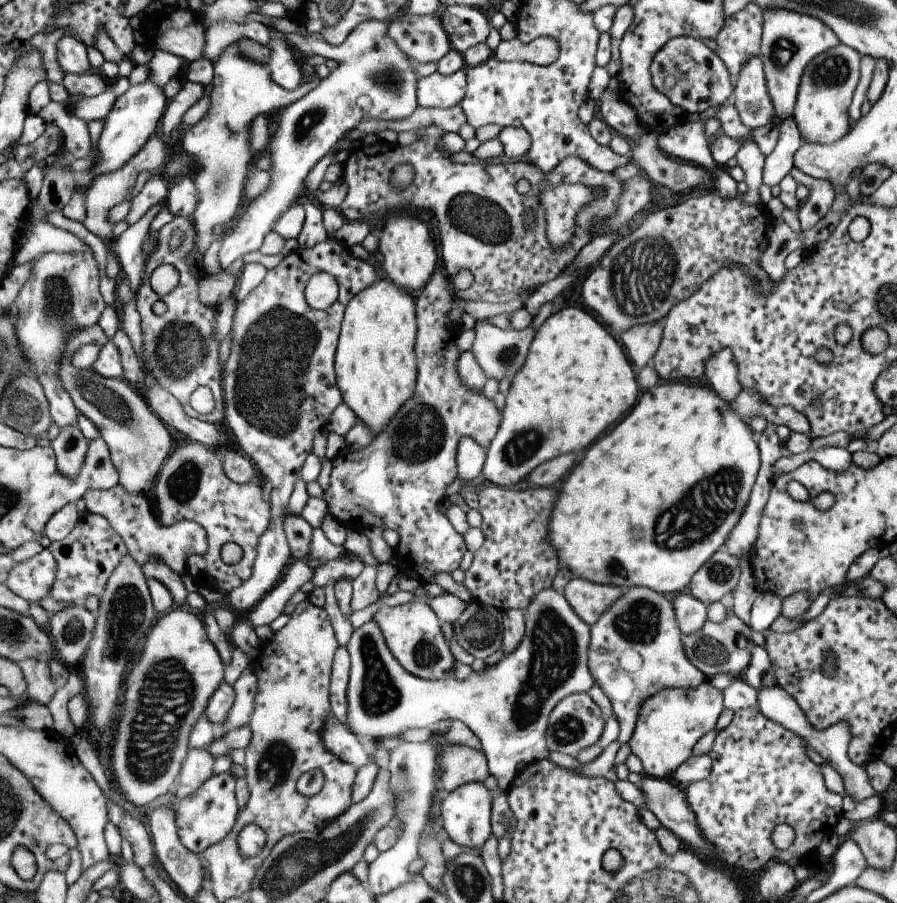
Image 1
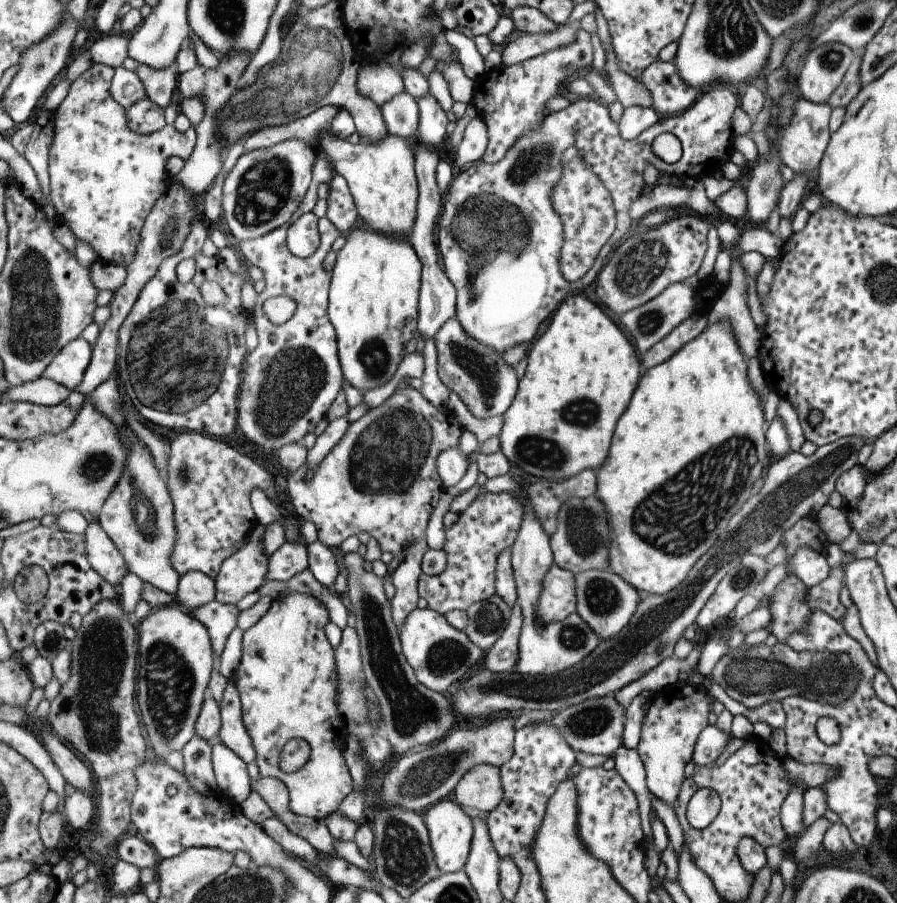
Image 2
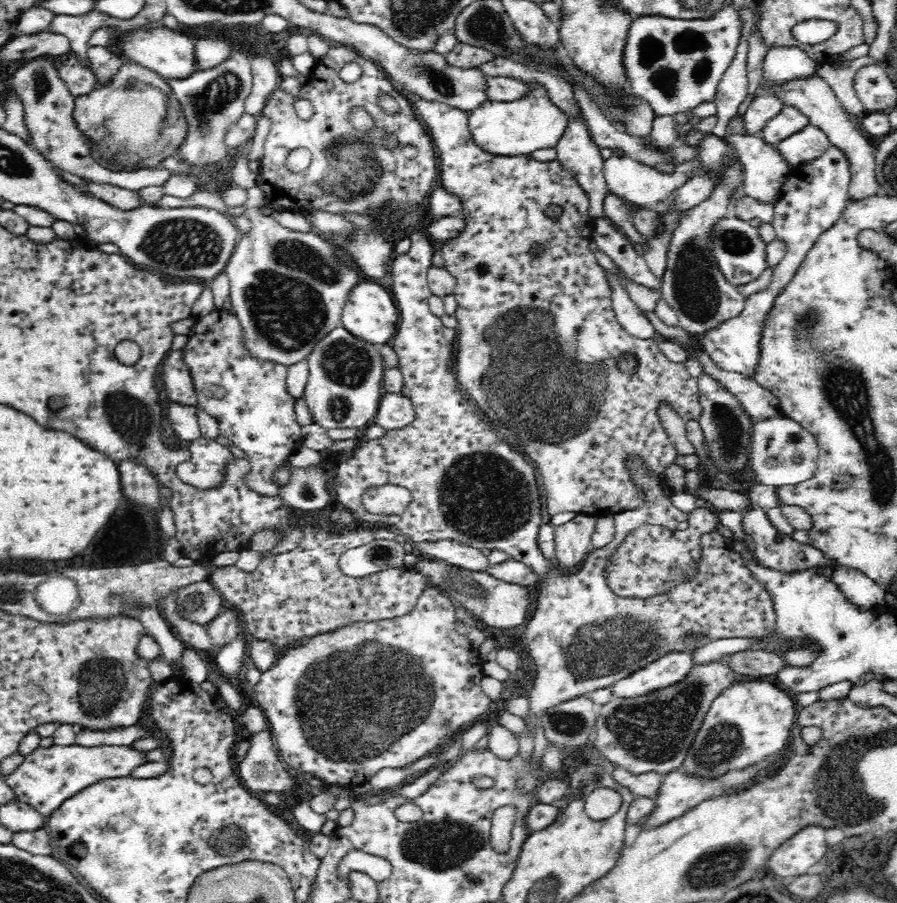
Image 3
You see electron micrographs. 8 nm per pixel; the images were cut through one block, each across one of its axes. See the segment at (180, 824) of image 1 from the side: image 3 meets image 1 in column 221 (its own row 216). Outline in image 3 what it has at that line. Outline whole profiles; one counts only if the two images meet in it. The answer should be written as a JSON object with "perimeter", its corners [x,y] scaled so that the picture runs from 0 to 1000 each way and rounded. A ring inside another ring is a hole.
{"perimeter":[[[925,162],[919,168],[919,173],[914,173],[912,177],[907,177],[903,182],[892,182],[883,188],[881,195],[876,195],[876,202],[872,204],[872,210],[861,226],[863,228],[861,252],[863,252],[867,266],[876,268],[876,272],[878,272],[874,288],[865,297],[861,297],[863,315],[854,323],[845,323],[845,326],[836,328],[832,332],[829,343],[823,350],[812,352],[812,354],[803,357],[800,361],[774,372],[776,383],[783,390],[787,390],[800,408],[805,408],[809,412],[827,412],[829,416],[841,419],[841,412],[847,401],[845,379],[849,374],[852,350],[856,348],[856,343],[861,343],[863,330],[874,321],[874,317],[885,308],[887,299],[896,292],[896,288],[899,288],[901,279],[905,277],[905,272],[910,270],[910,266],[936,244],[943,228],[950,224],[948,206],[945,206],[948,195],[950,195],[948,182],[945,182],[943,173],[930,162]]]}

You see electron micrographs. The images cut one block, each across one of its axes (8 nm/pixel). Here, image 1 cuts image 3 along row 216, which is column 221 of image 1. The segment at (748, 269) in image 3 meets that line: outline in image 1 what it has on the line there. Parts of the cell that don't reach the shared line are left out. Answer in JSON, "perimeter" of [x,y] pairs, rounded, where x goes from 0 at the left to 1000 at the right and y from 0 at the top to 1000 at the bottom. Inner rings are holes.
{"perimeter":[[[282,740],[273,742],[271,749],[260,757],[260,762],[264,764],[264,782],[260,782],[260,795],[255,795],[255,800],[249,806],[244,806],[242,817],[258,808],[269,808],[269,804],[278,804],[282,795],[287,762],[289,762],[289,751],[282,744]]]}

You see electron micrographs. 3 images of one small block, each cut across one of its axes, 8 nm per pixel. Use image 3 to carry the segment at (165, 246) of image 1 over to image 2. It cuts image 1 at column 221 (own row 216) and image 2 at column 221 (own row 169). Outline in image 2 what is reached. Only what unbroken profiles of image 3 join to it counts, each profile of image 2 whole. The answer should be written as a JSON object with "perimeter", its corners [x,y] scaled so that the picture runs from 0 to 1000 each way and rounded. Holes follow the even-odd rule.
{"perimeter":[[[222,237],[220,250],[215,250],[215,257],[211,259],[211,266],[206,268],[206,275],[184,288],[177,303],[164,315],[162,323],[157,326],[153,339],[148,341],[148,348],[135,363],[135,383],[133,383],[133,401],[130,401],[130,414],[135,416],[135,434],[144,445],[151,447],[151,454],[155,454],[155,461],[162,463],[164,470],[184,472],[184,476],[220,476],[229,481],[237,481],[244,485],[255,485],[262,481],[266,472],[266,441],[269,441],[269,427],[271,427],[271,408],[275,403],[275,394],[280,392],[275,383],[275,365],[278,361],[278,346],[273,346],[269,337],[269,319],[271,308],[278,308],[273,303],[258,301],[251,290],[242,283],[231,286],[226,283],[226,270],[233,264],[235,250],[226,250],[226,239]],[[206,288],[220,290],[220,303],[215,312],[200,310],[200,295]],[[226,310],[240,310],[253,326],[255,334],[251,341],[235,341],[229,339],[229,330],[224,330],[222,317]]]}

